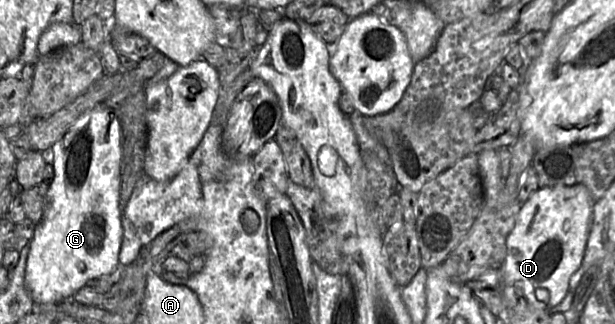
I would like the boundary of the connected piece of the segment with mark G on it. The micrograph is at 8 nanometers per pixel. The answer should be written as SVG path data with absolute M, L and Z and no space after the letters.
M102 103L83 113L50 150L43 153L47 163L53 166L54 177L45 196L43 218L36 224L30 240L25 271L25 285L36 305L73 298L89 280L112 273L119 265L123 238L120 208L122 133L115 111Z

